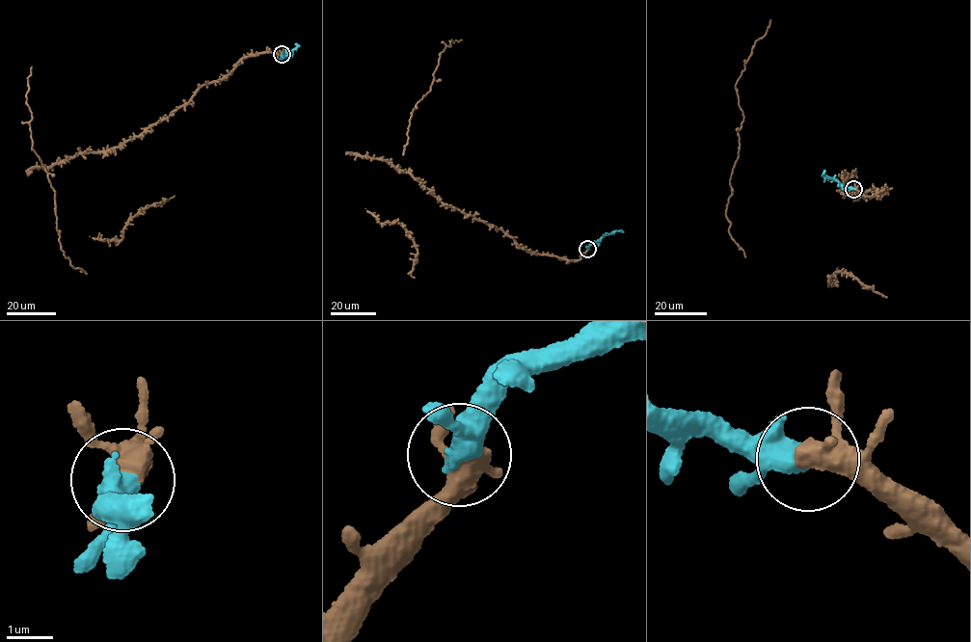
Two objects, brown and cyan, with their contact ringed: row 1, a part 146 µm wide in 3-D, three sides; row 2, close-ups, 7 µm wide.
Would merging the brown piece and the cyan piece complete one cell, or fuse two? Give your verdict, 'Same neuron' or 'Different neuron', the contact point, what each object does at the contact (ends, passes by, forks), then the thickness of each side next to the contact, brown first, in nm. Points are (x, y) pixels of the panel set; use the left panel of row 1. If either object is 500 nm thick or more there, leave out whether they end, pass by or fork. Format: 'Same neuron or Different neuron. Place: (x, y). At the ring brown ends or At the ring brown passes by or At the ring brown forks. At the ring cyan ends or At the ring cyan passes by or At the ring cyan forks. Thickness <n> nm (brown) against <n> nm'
Same neuron. Place: (282, 54). At the ring brown forks. At the ring cyan passes by. Thickness 340 nm (brown) against 400 nm

